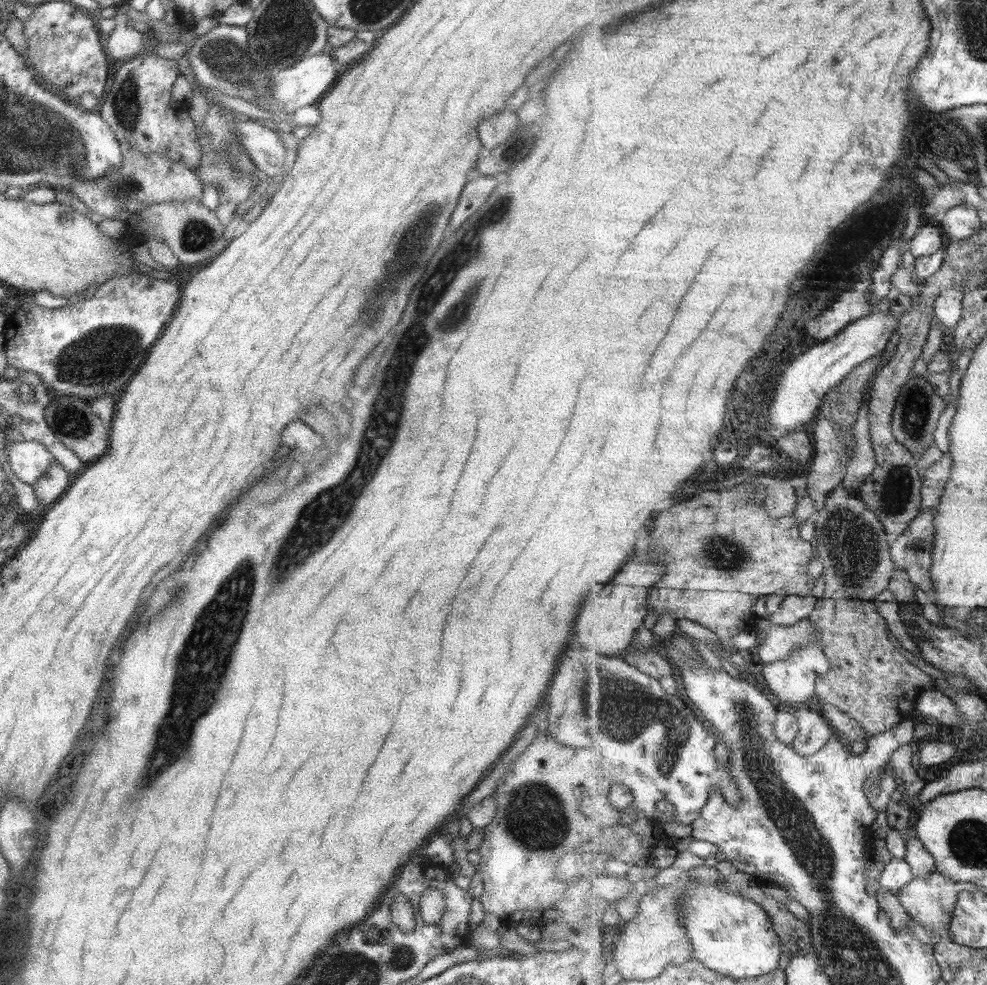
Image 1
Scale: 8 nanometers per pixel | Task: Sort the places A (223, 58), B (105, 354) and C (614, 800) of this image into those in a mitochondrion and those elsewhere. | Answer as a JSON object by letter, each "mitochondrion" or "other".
{"A":"mitochondrion","B":"mitochondrion","C":"other"}

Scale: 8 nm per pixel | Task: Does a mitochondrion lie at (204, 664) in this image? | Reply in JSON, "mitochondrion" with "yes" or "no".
{"mitochondrion":"yes"}

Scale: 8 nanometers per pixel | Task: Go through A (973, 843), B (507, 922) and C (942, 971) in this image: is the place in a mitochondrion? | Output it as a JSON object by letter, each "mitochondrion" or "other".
{"A":"mitochondrion","B":"other","C":"other"}

